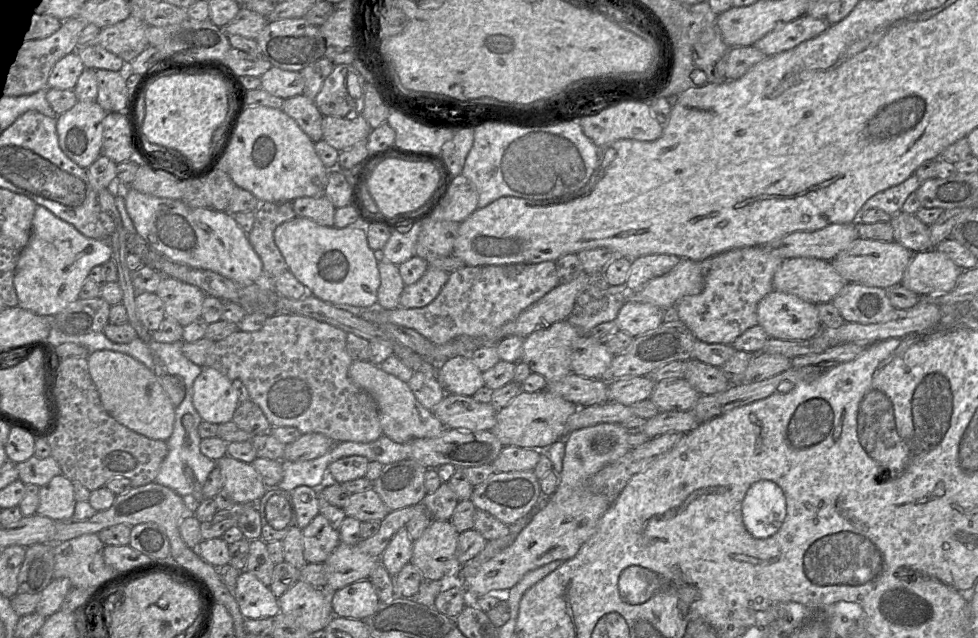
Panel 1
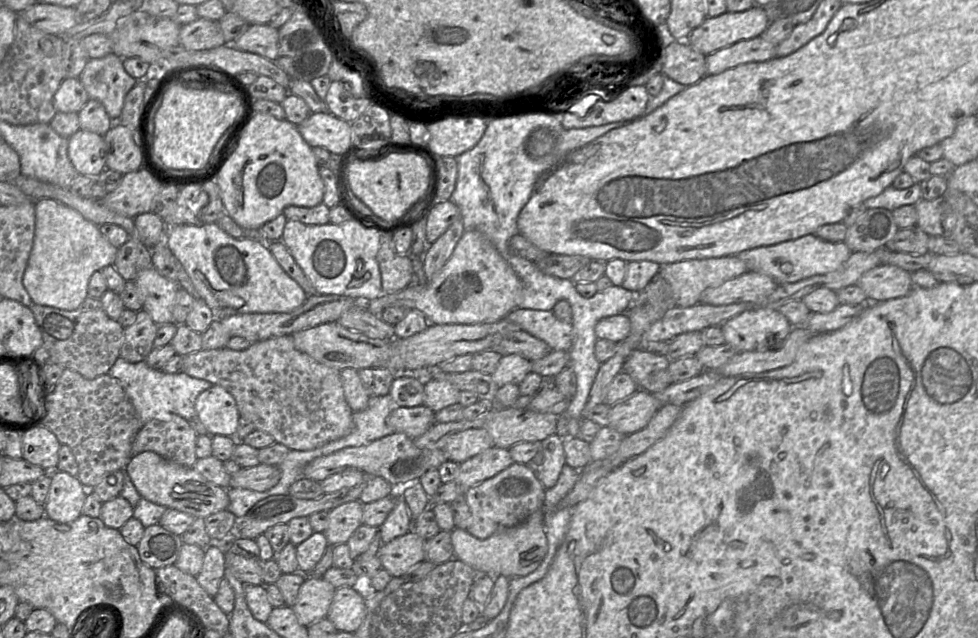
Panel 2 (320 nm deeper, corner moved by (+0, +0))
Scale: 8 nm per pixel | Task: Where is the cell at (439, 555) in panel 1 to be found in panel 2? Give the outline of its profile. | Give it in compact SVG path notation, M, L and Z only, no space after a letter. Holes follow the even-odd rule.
M413 530L382 544L378 557L392 577L404 576L412 567L425 560L425 540Z

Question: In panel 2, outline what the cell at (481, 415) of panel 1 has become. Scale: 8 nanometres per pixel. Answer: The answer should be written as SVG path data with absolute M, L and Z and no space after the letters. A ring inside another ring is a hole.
M422 404L414 407L394 407L387 417L387 425L394 432L414 439L424 434L435 423L435 412Z

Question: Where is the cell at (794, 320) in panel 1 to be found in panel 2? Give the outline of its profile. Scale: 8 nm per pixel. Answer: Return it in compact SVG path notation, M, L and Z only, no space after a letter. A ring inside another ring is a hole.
M757 307L742 312L720 325L725 344L733 347L737 353L777 349L791 333L793 326L778 310Z

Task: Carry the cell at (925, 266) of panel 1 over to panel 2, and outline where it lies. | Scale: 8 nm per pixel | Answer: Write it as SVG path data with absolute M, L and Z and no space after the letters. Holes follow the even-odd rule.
M880 264L868 270L855 284L866 294L867 303L903 297L914 288L910 272L889 264Z

